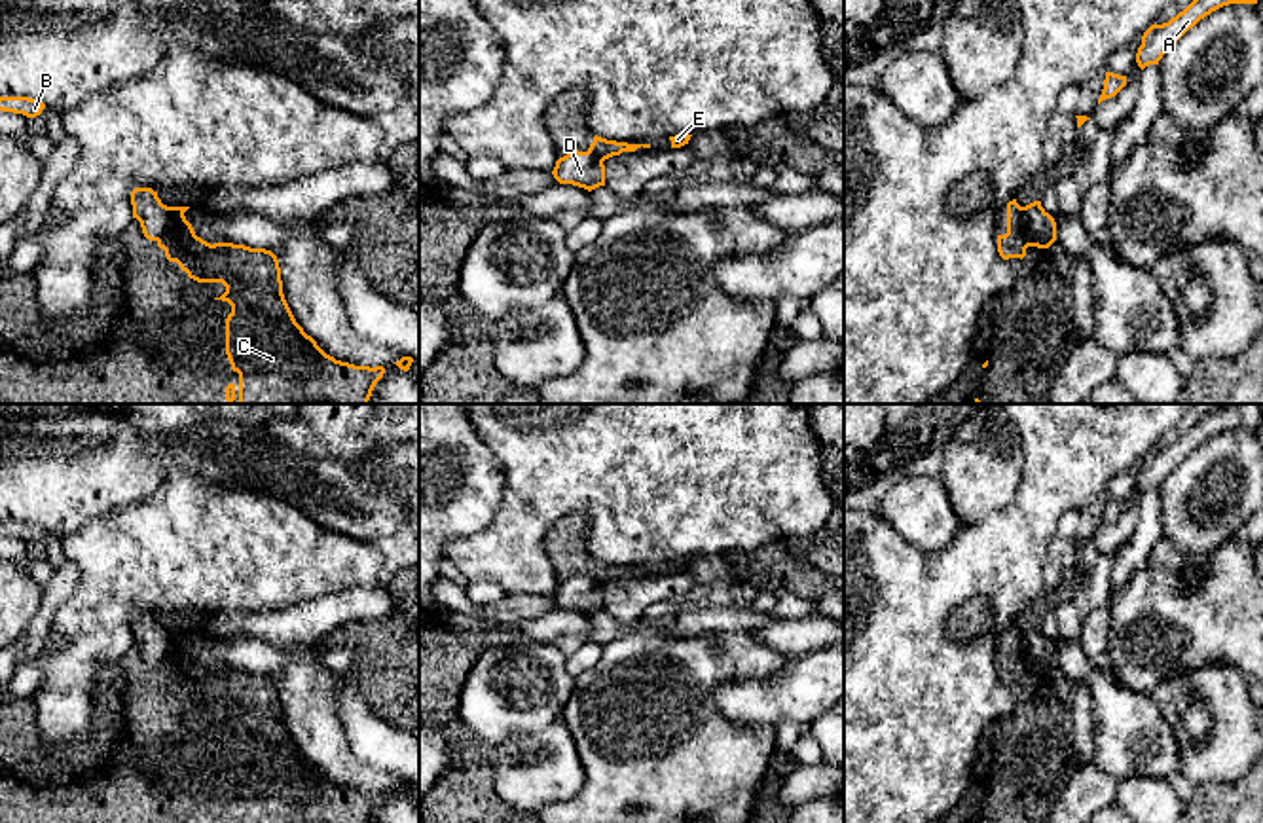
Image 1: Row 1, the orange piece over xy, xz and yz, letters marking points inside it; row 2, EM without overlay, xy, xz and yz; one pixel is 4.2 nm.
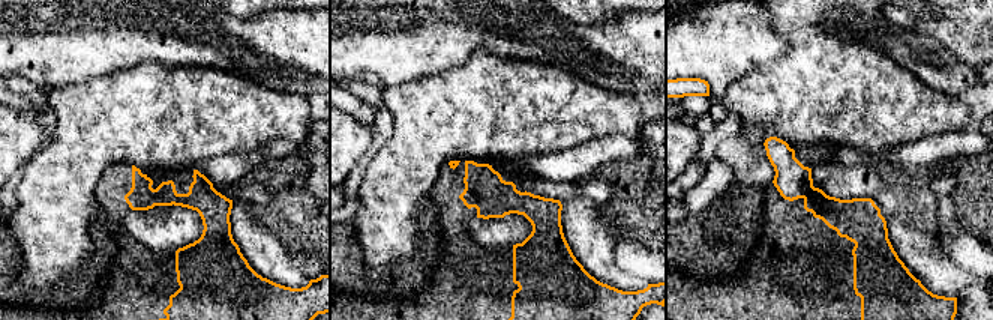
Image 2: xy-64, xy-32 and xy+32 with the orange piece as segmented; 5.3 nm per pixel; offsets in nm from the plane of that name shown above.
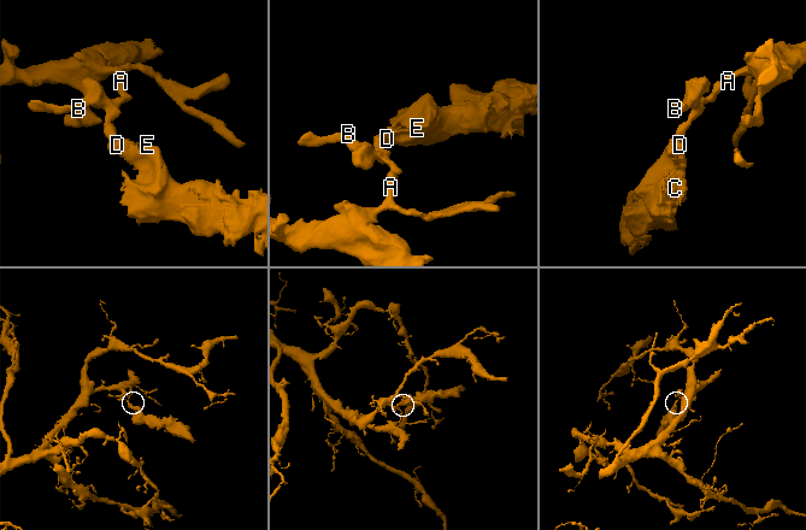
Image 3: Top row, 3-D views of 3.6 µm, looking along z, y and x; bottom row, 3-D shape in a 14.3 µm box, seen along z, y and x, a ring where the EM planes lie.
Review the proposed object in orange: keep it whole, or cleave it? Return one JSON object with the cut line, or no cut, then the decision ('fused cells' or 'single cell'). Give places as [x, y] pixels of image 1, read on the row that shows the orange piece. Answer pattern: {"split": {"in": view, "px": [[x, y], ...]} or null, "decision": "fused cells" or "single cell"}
{"split": {"in": "yz", "px": [[1019, 207], [1019, 228], [1030, 245]]}, "decision": "fused cells"}

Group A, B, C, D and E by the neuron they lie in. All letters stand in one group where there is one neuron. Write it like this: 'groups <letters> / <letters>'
groups A B D / C E

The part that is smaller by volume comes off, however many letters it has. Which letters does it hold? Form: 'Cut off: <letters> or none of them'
Cut off: C, E

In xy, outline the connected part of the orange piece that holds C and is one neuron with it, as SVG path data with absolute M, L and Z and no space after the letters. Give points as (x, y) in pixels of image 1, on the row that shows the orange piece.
M169 207L171 224L167 233L157 241L157 247L165 250L169 262L176 262L190 279L197 283L222 283L226 292L220 298L231 305L231 313L226 319L226 355L231 370L239 374L239 385L229 383L226 387L226 400L239 404L368 404L375 383L383 377L383 366L355 366L336 360L326 355L317 341L303 332L296 322L284 294L281 281L279 260L271 250L250 248L233 243L207 243L195 235L192 224L184 212L190 207Z

